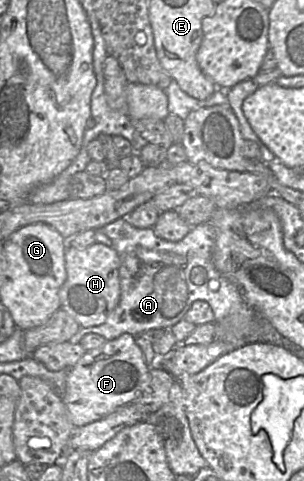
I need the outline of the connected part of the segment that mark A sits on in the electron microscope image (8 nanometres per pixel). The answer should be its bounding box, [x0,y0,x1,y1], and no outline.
[69,218,243,343]

